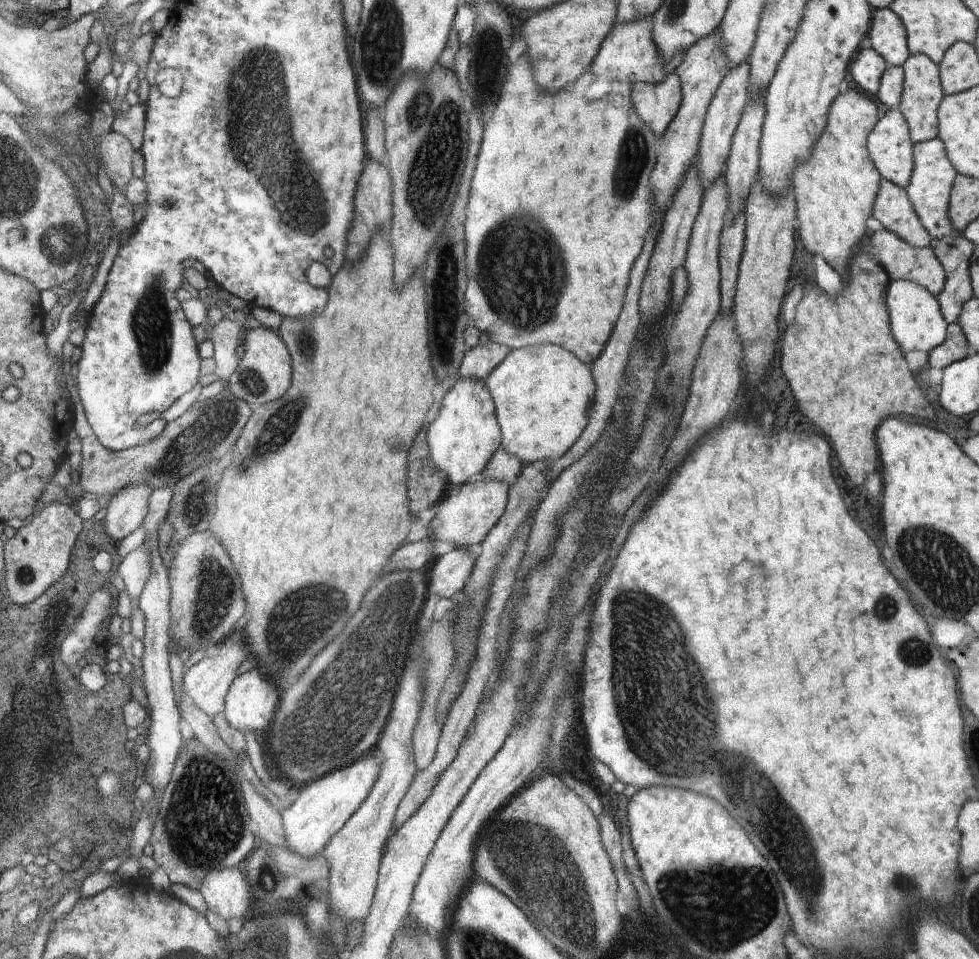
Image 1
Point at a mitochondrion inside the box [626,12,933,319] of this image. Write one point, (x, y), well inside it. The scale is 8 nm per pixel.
(868, 269)

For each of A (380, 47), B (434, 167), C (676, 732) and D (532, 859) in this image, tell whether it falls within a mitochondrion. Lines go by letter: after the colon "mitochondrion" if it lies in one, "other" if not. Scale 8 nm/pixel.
A: mitochondrion
B: mitochondrion
C: mitochondrion
D: mitochondrion

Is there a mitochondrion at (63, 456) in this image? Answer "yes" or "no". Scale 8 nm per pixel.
no

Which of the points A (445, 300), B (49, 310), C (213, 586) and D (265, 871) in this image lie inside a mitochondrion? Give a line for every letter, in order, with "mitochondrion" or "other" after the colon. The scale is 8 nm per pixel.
A: mitochondrion
B: other
C: mitochondrion
D: mitochondrion

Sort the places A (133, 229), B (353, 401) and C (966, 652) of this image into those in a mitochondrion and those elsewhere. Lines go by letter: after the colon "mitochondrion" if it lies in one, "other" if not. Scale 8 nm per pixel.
A: other
B: other
C: other

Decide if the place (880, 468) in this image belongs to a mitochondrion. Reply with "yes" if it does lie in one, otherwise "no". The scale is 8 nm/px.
no

